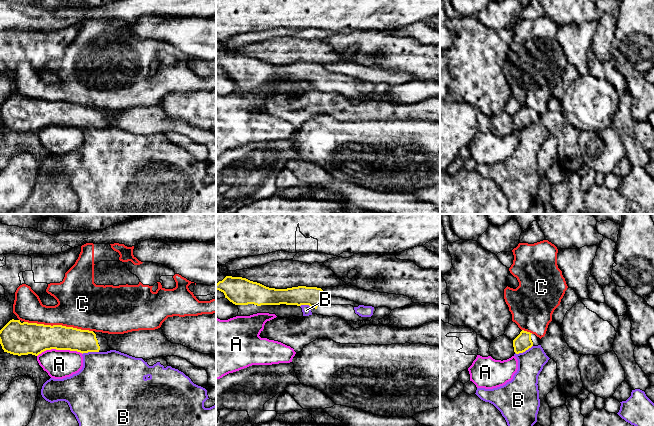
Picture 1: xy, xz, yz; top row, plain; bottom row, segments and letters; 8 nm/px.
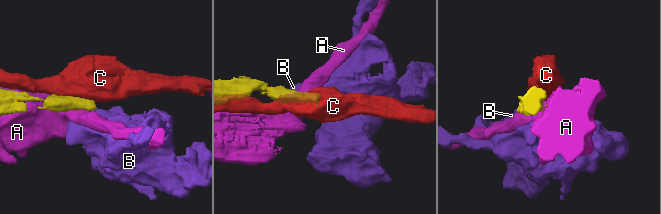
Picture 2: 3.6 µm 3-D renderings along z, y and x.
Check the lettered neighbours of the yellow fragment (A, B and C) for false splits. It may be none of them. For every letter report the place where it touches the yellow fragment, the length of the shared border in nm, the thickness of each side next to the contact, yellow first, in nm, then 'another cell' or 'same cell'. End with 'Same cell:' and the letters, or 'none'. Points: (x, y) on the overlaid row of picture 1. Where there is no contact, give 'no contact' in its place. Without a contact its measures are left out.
A: xy (59, 349) | 360 nm | 260/240 nm | another cell
B: yz (523, 351) | 160 nm | 140/200 nm | another cell
C: xy (58, 325) | 550 nm | 260/380 nm | another cell
Same cell: none

